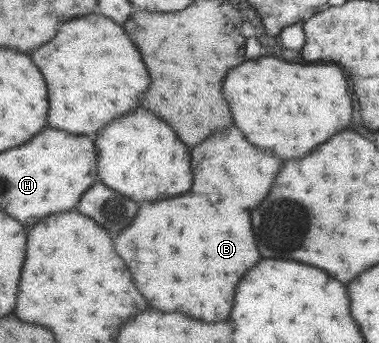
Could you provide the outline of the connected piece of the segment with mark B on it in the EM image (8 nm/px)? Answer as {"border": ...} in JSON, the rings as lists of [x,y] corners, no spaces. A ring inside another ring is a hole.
{"border":[[[190,193],[158,203],[156,201],[140,203],[134,223],[128,225],[120,235],[116,235],[114,251],[126,263],[132,275],[132,283],[152,309],[164,313],[176,311],[204,323],[216,323],[228,317],[238,279],[260,259],[260,253],[256,251],[254,245],[250,217],[246,211],[242,209],[216,211],[206,201],[206,197]]]}

